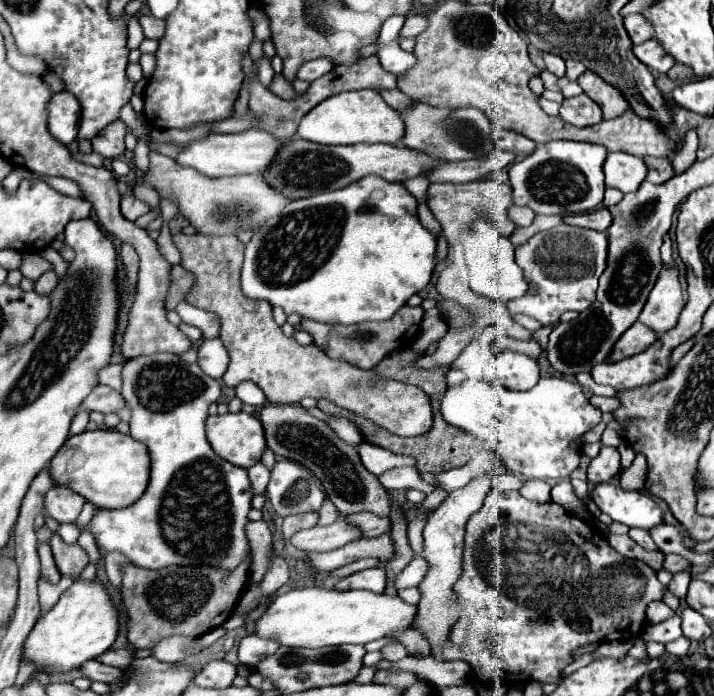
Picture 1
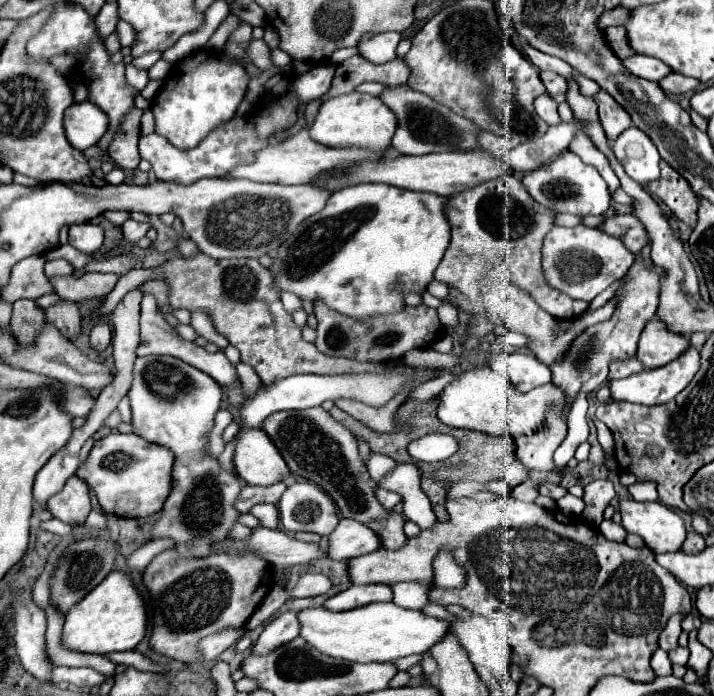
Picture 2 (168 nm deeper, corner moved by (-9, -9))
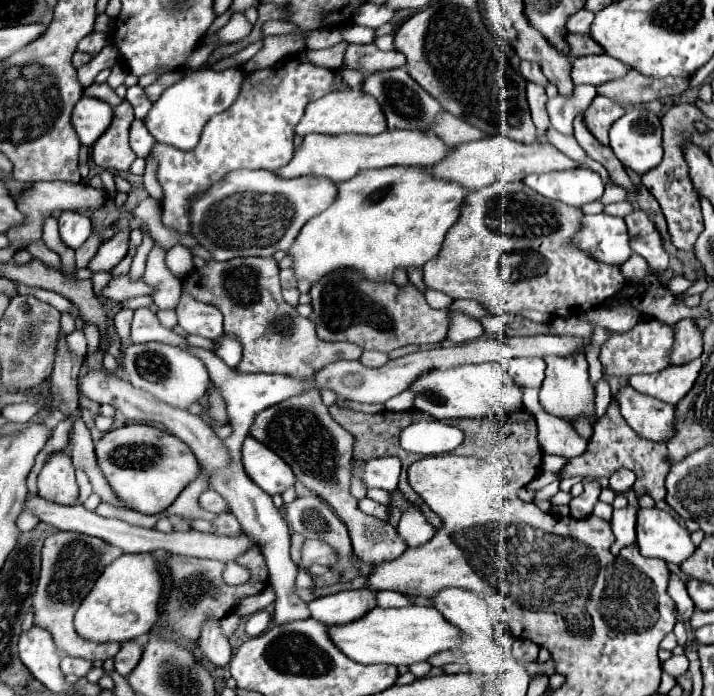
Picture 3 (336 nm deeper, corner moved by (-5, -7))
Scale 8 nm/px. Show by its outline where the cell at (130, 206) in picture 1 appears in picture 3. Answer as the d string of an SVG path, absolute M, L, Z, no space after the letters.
M118 230L118 232L114 234L114 238L106 240L106 242L98 248L96 256L88 262L88 268L90 268L92 272L98 272L98 270L110 272L110 270L126 256L128 244L130 244L130 230Z

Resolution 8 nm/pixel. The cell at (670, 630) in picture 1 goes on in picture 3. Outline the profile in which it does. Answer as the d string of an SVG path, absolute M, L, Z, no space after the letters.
M672 656L662 664L662 668L676 678L688 670L688 658L686 656Z

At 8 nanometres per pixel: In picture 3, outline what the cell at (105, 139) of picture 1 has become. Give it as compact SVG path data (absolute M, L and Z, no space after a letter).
M128 100L114 108L114 120L110 128L92 146L92 160L96 166L112 172L126 172L136 160L128 144L128 130L134 120L134 112Z

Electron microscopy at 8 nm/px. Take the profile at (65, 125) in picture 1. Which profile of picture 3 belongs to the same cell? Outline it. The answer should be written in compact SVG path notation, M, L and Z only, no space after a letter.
M82 96L72 110L72 126L82 146L92 146L112 122L110 104Z

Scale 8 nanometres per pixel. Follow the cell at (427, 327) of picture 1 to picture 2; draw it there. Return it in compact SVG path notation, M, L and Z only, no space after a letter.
M442 304L442 306L438 308L438 318L440 318L442 326L454 328L454 326L458 324L458 310L456 310L456 306L452 306L452 304Z

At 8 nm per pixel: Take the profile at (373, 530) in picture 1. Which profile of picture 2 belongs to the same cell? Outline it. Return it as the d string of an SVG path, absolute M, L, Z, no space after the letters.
M342 518L338 528L328 536L328 558L338 562L370 554L378 548L380 548L378 536L368 526L356 520Z

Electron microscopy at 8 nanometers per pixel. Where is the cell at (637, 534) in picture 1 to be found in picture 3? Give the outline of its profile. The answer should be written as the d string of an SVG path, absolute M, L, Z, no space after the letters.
M624 508L624 510L614 510L610 526L612 532L616 536L618 546L626 546L636 542L636 532L634 532L634 524L636 524L636 510L638 508Z

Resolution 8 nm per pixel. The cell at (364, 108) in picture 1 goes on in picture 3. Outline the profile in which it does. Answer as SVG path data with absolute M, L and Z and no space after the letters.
M346 88L346 90L330 92L322 98L318 98L316 102L310 102L306 106L304 118L296 126L296 134L298 136L306 136L306 134L312 134L312 132L318 132L318 134L348 134L348 132L354 132L354 134L372 134L372 136L382 134L386 130L386 118L384 118L380 104L376 102L374 96L370 96L366 92L362 92L362 94L356 94L356 92L362 92L362 90Z

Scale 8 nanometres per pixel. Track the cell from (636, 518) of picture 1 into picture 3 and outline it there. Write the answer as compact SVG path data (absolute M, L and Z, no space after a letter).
M640 508L636 516L636 544L642 556L680 564L694 552L690 534L670 512L660 508Z

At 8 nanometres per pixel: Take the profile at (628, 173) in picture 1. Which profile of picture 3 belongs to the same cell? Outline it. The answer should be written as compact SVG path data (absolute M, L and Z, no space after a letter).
M644 106L628 108L628 112L620 120L616 120L614 126L610 128L610 148L614 150L616 158L624 164L624 168L628 168L636 174L644 174L660 164L660 160L662 160L660 142L662 142L660 120L656 114L652 114Z

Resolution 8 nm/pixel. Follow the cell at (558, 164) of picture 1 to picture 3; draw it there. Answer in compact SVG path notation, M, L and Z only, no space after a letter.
M582 166L546 174L530 174L524 178L524 184L528 184L534 192L540 192L544 198L560 200L568 206L582 206L600 200L604 192L604 182L600 176Z

